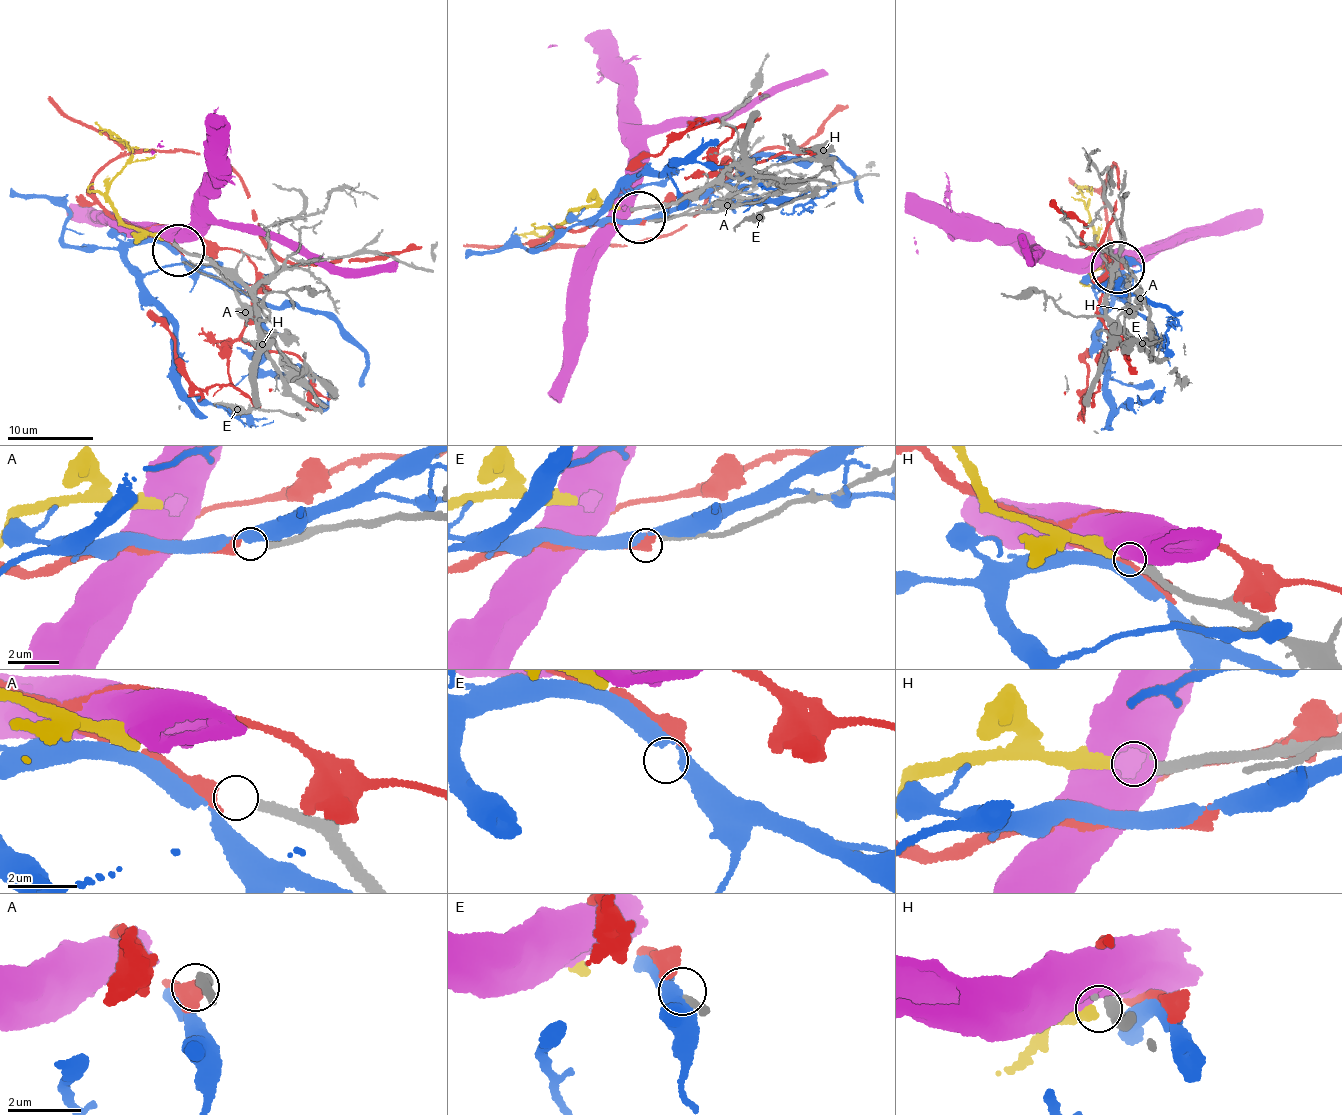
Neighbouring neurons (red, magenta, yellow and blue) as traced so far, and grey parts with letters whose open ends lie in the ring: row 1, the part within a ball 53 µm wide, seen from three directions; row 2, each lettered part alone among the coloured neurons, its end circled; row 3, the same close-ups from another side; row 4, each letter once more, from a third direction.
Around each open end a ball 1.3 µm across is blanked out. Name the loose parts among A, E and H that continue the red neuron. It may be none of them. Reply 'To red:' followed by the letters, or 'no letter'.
To red: A

